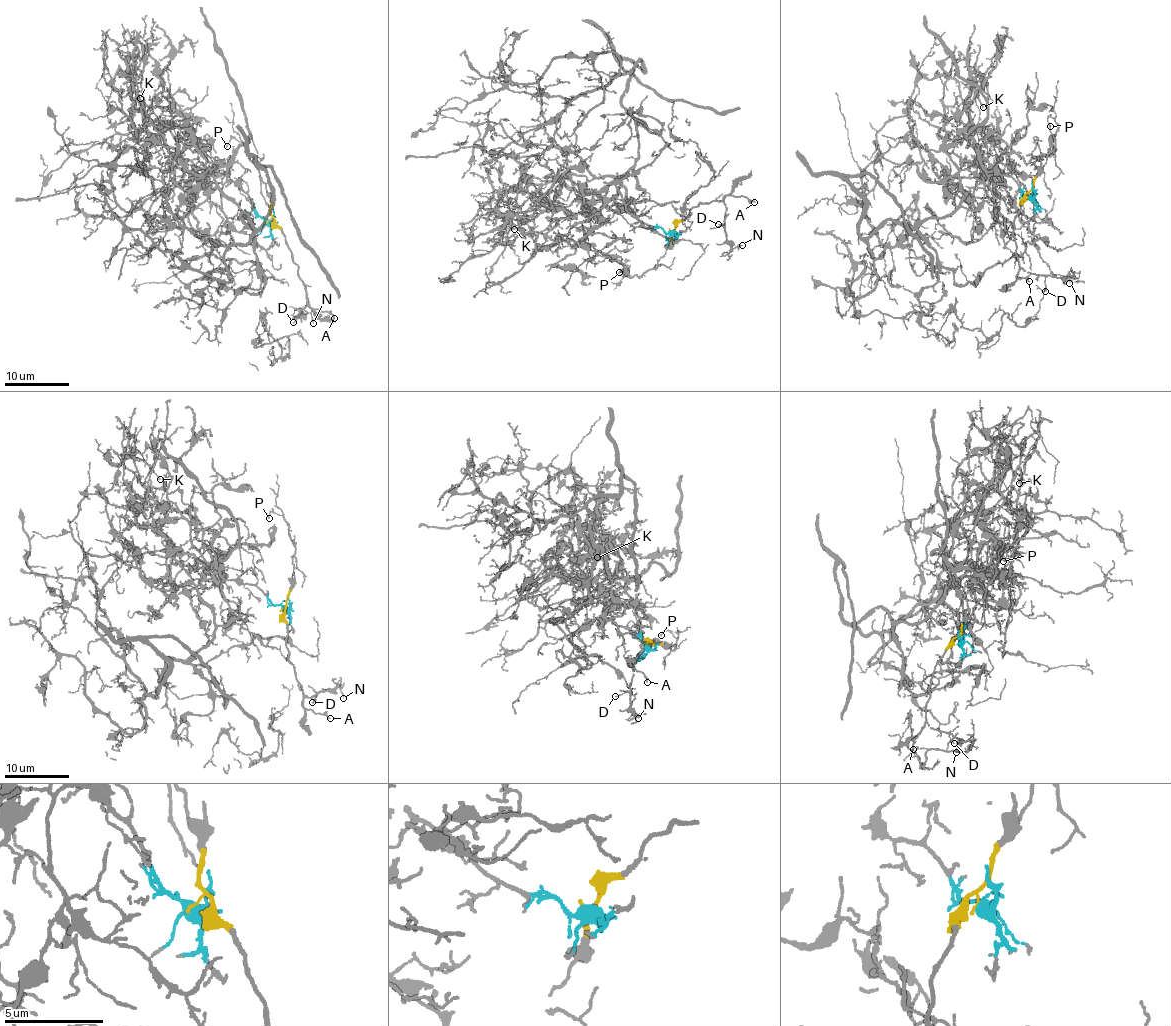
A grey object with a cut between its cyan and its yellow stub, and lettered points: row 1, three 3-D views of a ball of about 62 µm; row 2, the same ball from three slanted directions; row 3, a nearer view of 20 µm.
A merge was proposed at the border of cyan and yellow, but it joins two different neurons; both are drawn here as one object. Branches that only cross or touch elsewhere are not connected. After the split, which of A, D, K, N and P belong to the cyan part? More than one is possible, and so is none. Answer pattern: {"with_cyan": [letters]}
{"with_cyan": ["K"]}

